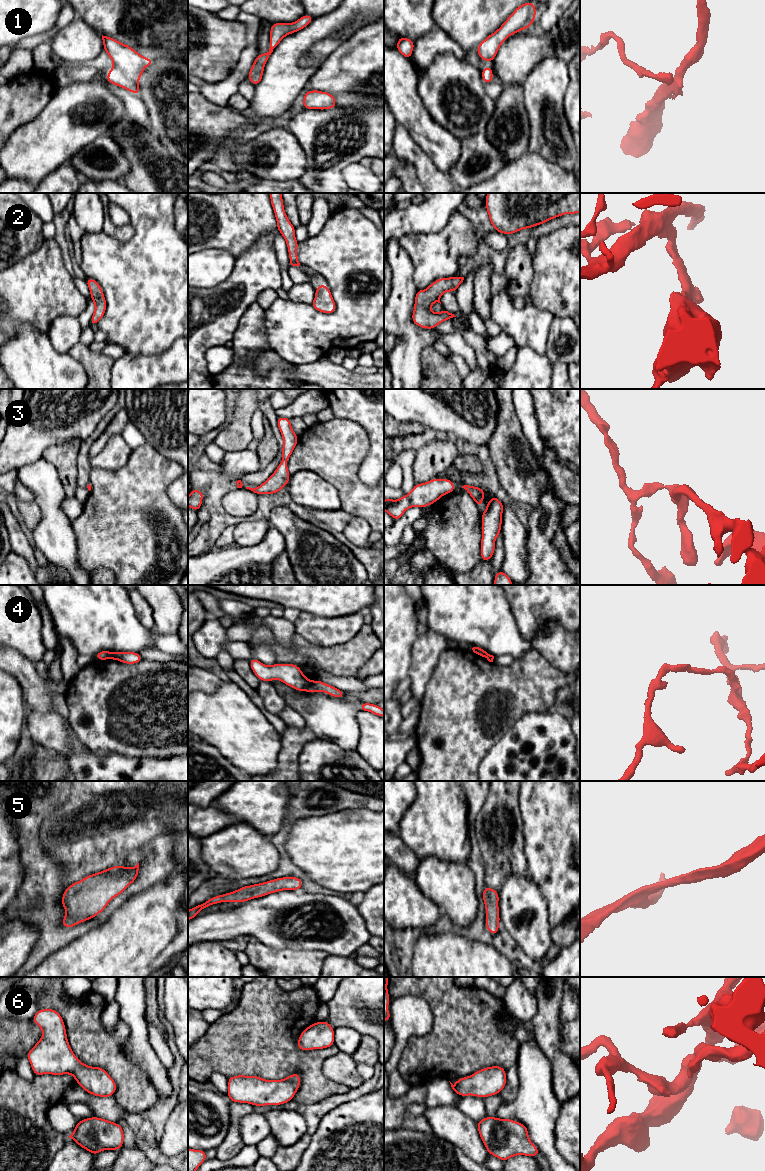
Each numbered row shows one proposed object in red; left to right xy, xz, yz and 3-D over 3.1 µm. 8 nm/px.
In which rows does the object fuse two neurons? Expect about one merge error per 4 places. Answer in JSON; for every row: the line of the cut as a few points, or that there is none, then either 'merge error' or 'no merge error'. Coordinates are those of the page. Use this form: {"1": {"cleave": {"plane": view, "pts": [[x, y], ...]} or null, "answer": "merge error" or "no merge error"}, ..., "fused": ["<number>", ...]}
{"1": {"cleave": null, "answer": "no merge error"}, "2": {"cleave": null, "answer": "no merge error"}, "3": {"cleave": null, "answer": "no merge error"}, "4": {"cleave": {"plane": "xz", "pts": [[311, 682], [303, 689]]}, "answer": "merge error"}, "5": {"cleave": null, "answer": "no merge error"}, "6": {"cleave": null, "answer": "no merge error"}, "fused": ["4"]}

